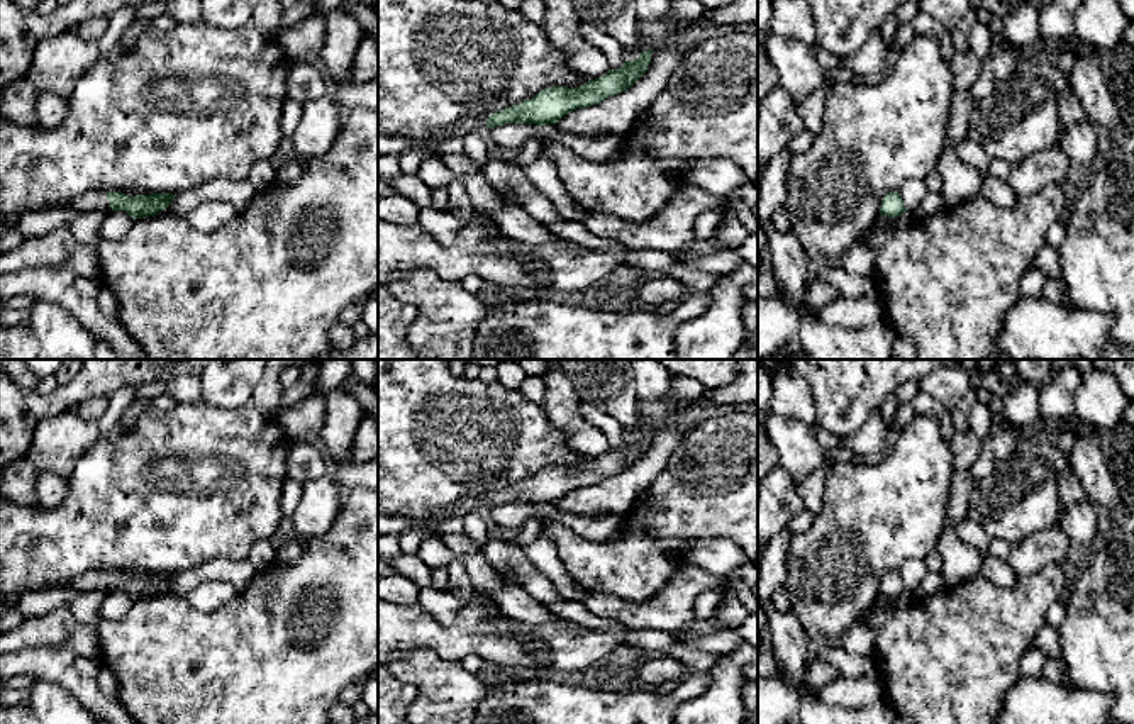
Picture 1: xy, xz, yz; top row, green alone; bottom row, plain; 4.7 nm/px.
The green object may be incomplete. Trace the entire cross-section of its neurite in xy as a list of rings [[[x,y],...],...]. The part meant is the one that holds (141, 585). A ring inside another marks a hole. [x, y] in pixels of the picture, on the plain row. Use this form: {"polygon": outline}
{"polygon": [[[86,571],[71,582],[66,582],[61,588],[71,588],[80,592],[92,590],[125,590],[131,597],[149,597],[164,590],[176,575],[173,573],[151,573],[129,576],[122,571]]]}

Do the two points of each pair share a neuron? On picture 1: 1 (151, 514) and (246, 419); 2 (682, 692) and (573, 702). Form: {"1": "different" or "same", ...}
{"1": "same", "2": "same"}

